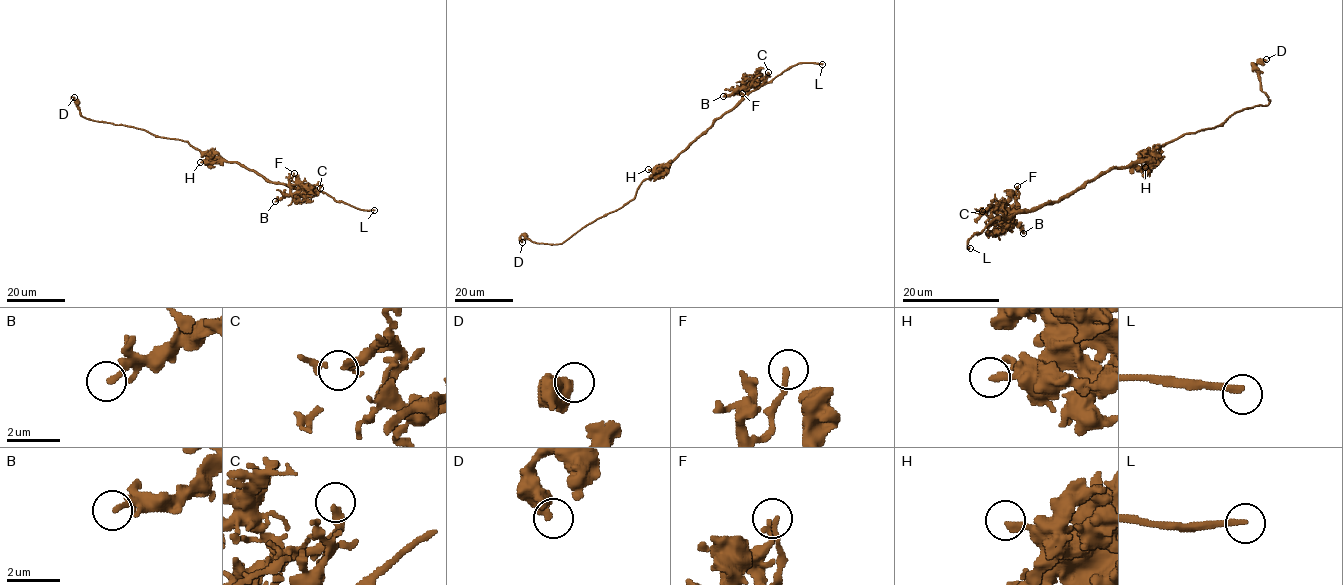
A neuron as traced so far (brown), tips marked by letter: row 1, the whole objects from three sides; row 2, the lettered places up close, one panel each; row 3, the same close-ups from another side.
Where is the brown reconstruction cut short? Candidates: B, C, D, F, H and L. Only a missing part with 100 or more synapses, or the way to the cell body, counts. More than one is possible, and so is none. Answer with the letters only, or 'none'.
L

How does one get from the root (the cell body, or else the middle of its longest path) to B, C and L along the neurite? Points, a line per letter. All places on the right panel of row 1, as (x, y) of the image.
B: (1141, 160), (1109, 167), (1060, 200), (1020, 210), (1011, 221), (1023, 233)
C: (1141, 160), (1109, 167), (1060, 200), (1043, 203), (1029, 210), (1007, 211), (1001, 206), (989, 206), (982, 211)
L: (1141, 160), (1109, 167), (1060, 200), (1030, 210), (1020, 210), (1009, 217), (994, 218), (967, 242), (970, 248)

